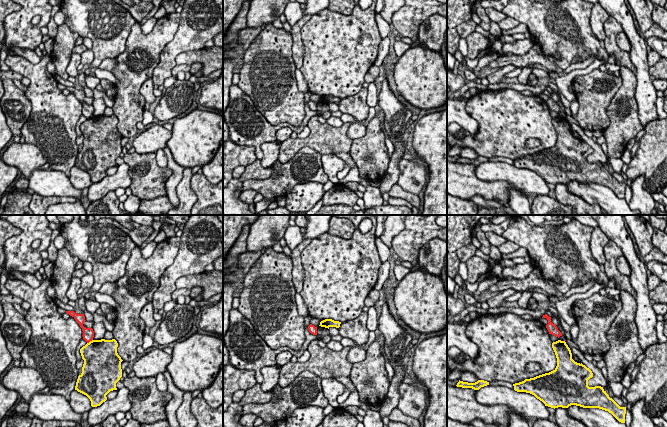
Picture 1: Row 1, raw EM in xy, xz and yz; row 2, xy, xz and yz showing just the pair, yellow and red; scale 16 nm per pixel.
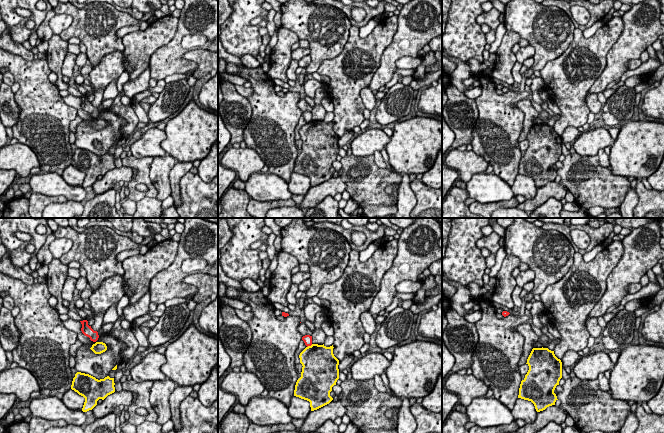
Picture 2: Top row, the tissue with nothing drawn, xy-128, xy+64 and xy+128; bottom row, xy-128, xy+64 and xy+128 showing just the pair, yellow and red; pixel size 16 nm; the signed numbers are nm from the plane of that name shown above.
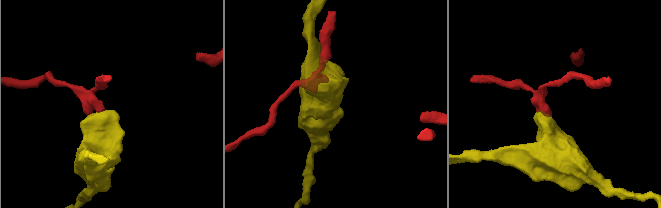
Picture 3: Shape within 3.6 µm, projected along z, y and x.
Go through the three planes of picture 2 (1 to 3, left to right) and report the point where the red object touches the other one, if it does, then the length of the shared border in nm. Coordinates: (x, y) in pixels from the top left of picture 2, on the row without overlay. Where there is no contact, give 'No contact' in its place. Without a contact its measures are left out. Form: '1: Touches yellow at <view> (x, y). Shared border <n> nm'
1: No contact
2: Touches yellow at xy+64 (309, 122). Shared border 110 nm
3: No contact

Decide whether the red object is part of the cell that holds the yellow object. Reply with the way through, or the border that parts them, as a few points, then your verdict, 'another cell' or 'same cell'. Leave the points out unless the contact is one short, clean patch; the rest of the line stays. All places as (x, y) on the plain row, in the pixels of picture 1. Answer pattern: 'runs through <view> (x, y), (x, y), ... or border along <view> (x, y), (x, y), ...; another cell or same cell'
border along xy (92, 115), (87, 119); another cell

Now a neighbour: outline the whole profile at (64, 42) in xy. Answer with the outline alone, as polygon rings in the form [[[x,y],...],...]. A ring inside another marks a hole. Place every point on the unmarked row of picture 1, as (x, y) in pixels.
[[[67,24],[58,26],[57,35],[54,38],[53,50],[50,54],[51,61],[55,65],[54,76],[60,76],[67,80],[69,75],[66,68],[70,62],[75,42],[79,35],[72,32]]]

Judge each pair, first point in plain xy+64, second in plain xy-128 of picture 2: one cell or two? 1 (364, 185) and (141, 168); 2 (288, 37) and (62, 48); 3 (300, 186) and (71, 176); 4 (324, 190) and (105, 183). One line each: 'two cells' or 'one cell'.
1: one cell
2: one cell
3: one cell
4: one cell

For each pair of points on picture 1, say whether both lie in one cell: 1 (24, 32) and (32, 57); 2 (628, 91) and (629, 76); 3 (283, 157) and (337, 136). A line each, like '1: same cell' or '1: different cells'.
1: different cells
2: same cell
3: same cell

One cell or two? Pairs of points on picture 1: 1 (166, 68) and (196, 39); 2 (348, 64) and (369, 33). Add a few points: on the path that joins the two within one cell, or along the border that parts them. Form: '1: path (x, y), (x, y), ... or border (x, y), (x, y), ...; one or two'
1: path (168, 58), (186, 39); one
2: path (348, 56), (361, 41); one

